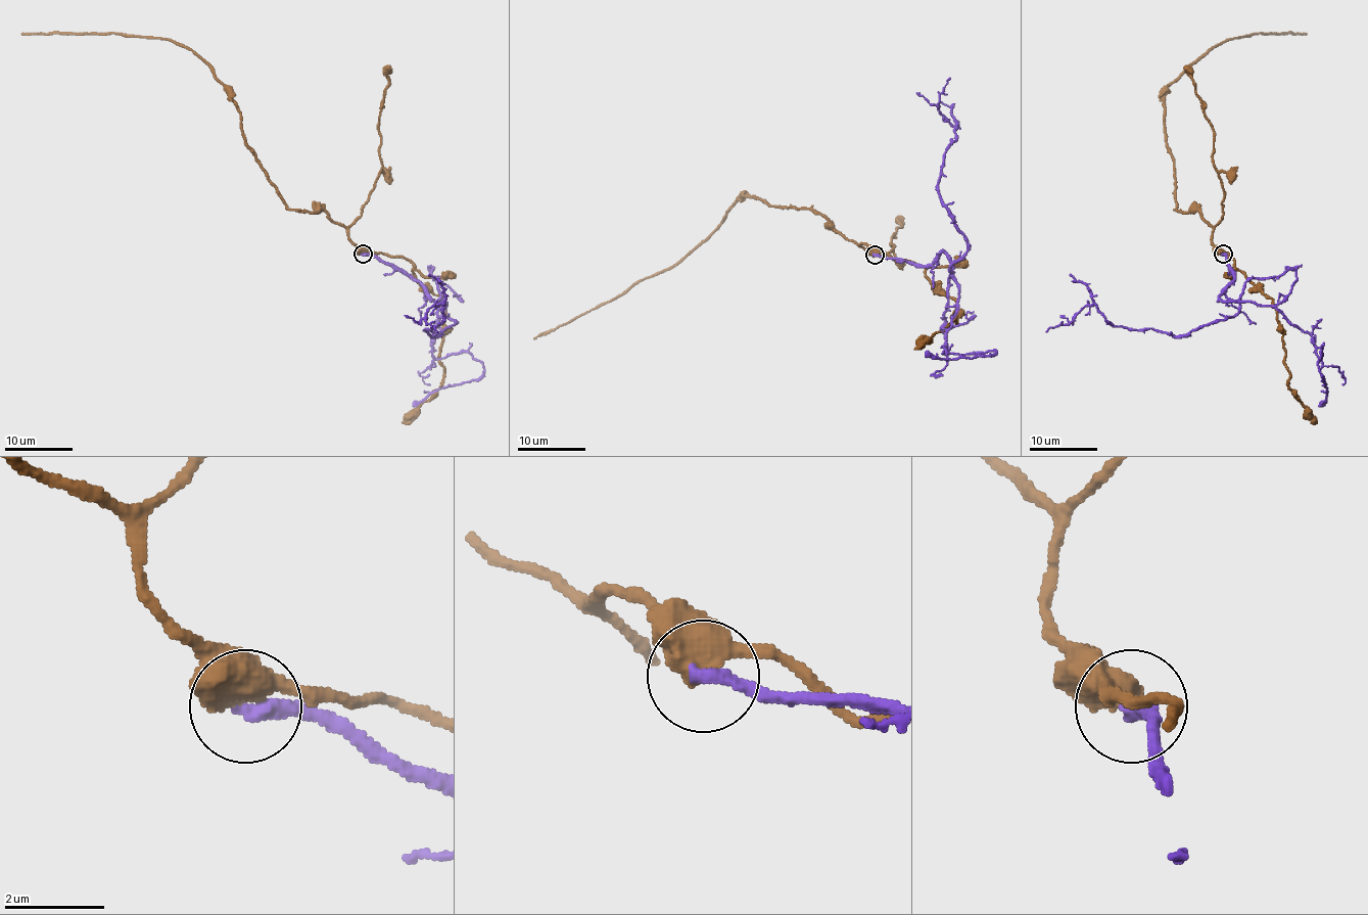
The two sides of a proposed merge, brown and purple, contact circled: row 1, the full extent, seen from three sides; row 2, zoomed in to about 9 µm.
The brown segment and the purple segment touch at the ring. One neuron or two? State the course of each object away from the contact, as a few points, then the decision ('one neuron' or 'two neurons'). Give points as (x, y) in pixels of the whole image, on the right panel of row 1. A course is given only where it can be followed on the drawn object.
course brown (1223, 254), (1197, 211), (1177, 209), (1165, 91), (1208, 49), (1233, 38), (1307, 34); course purple (1223, 254), (1233, 279), (1220, 298), (1273, 305), (1312, 337), (1327, 389), (1319, 406); two neurons

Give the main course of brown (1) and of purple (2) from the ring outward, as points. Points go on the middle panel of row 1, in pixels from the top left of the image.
1: (875, 256), (864, 243), (847, 240), (822, 216), (809, 210), (775, 208), (743, 197), (672, 266), (534, 339)
2: (875, 256), (928, 266), (943, 252), (958, 286), (944, 348), (949, 353), (996, 350), (949, 360), (926, 351)

